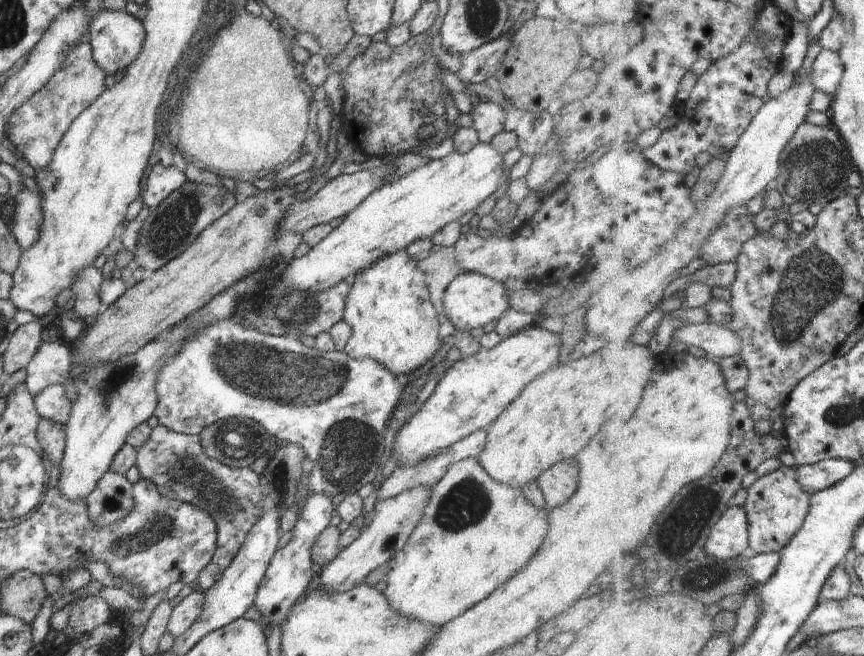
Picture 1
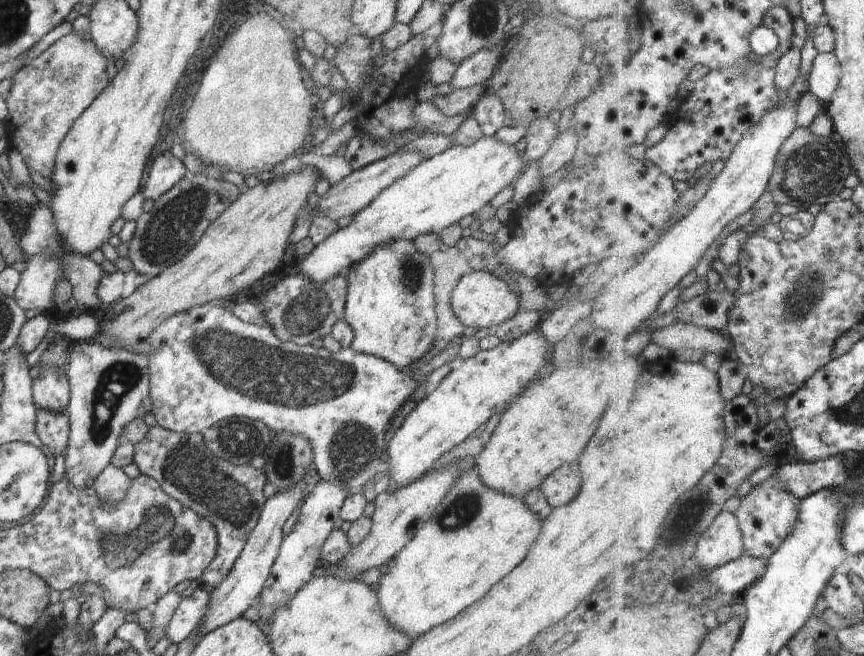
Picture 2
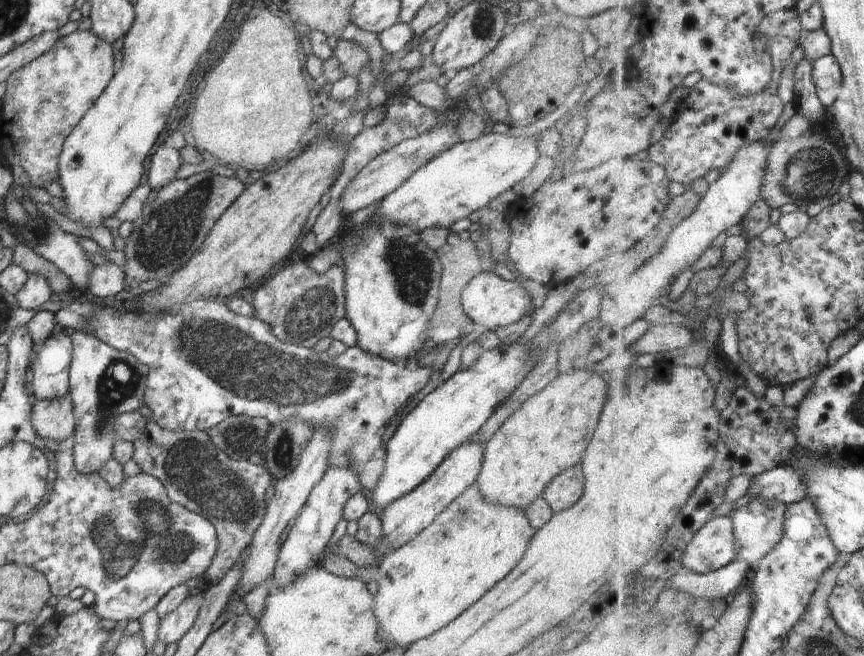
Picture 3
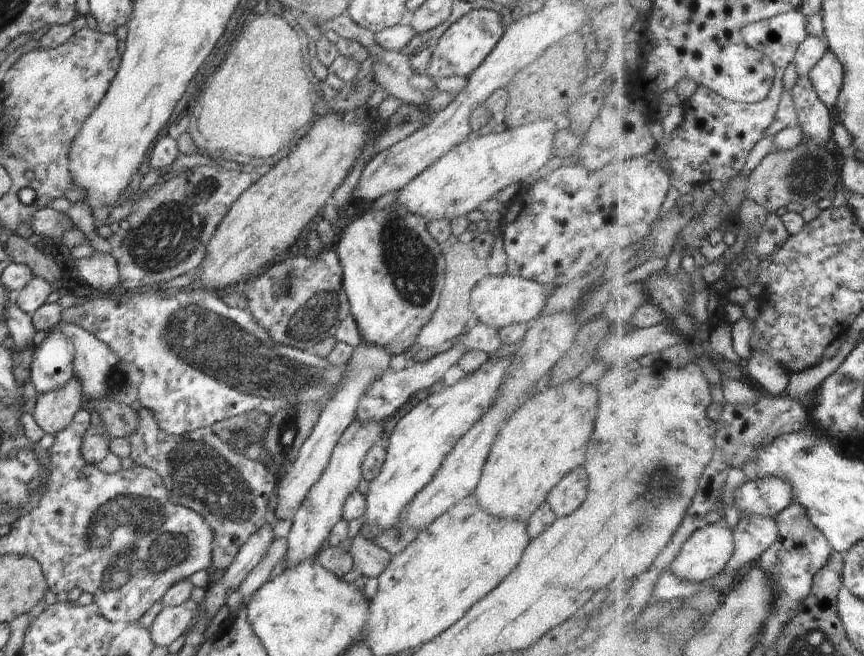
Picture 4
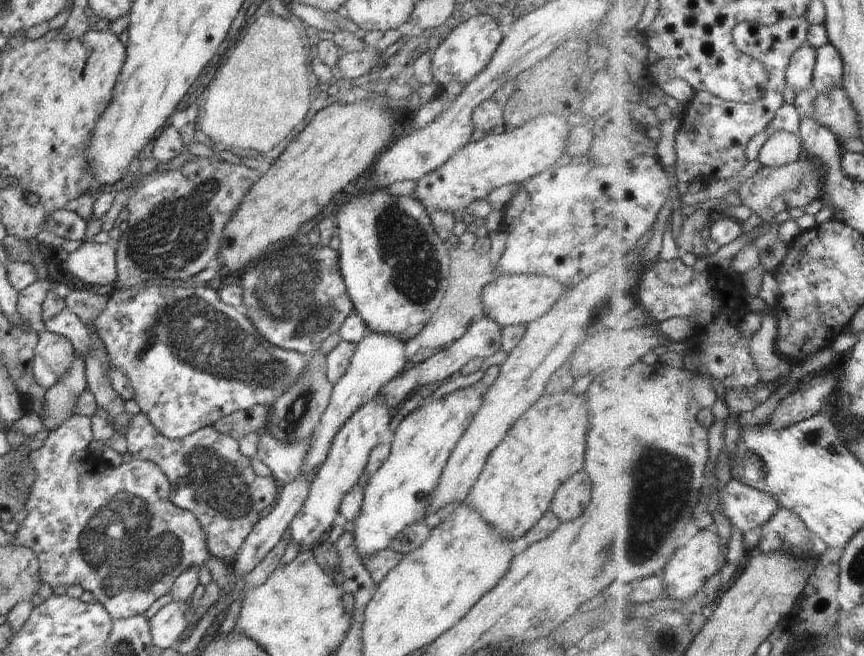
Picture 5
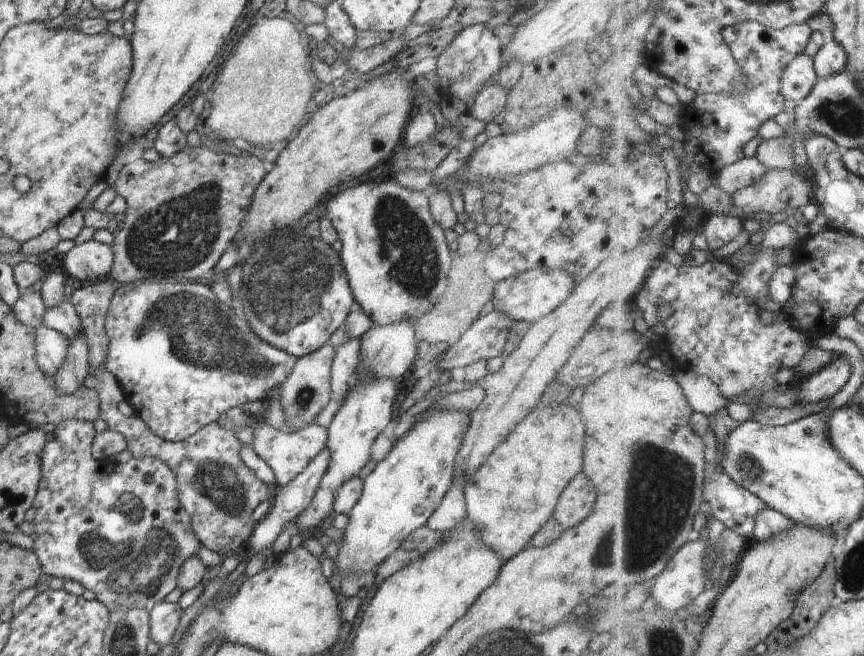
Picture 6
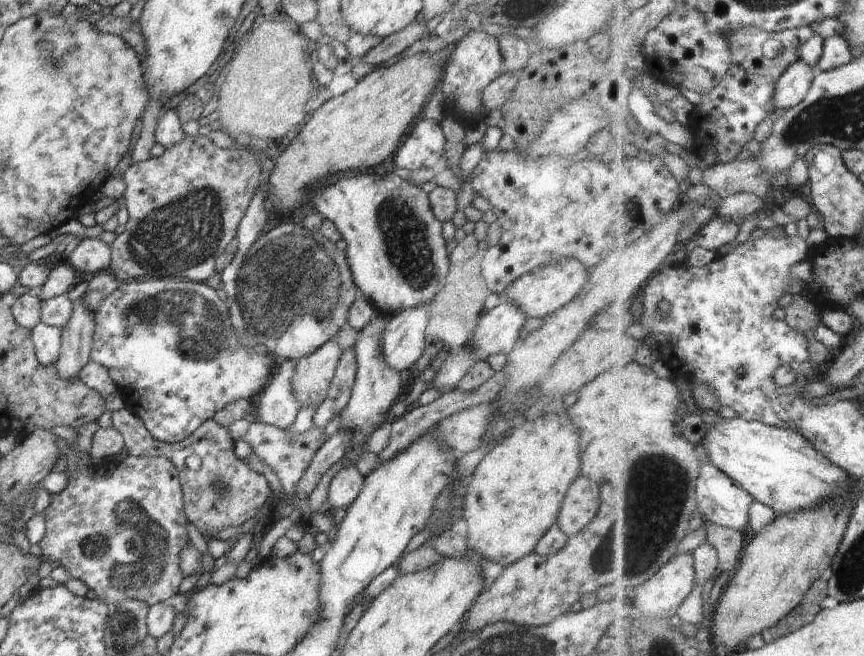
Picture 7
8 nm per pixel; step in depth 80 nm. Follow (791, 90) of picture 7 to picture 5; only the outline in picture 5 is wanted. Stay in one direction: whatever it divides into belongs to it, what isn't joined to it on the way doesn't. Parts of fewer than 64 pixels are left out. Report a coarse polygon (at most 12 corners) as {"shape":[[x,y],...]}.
{"shape":[[804,45],[794,53],[787,82],[796,94],[813,85],[817,48]]}

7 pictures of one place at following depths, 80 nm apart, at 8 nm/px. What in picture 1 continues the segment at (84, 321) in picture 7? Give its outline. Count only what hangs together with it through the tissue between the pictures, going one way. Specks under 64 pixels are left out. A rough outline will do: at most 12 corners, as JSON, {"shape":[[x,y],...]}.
{"shape":[[40,419],[37,439],[48,467],[59,466],[64,425]]}

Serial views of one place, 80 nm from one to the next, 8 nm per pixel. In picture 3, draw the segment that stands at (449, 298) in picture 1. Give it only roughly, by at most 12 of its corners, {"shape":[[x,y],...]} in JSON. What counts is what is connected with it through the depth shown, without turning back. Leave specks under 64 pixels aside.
{"shape":[[488,271],[472,277],[461,307],[490,332],[534,312],[528,291]]}

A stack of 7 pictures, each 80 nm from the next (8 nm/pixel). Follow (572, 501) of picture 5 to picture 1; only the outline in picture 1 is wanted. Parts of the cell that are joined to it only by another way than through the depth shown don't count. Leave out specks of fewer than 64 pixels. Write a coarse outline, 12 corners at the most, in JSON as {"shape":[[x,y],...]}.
{"shape":[[574,458],[548,468],[536,482],[550,508],[576,492]]}

